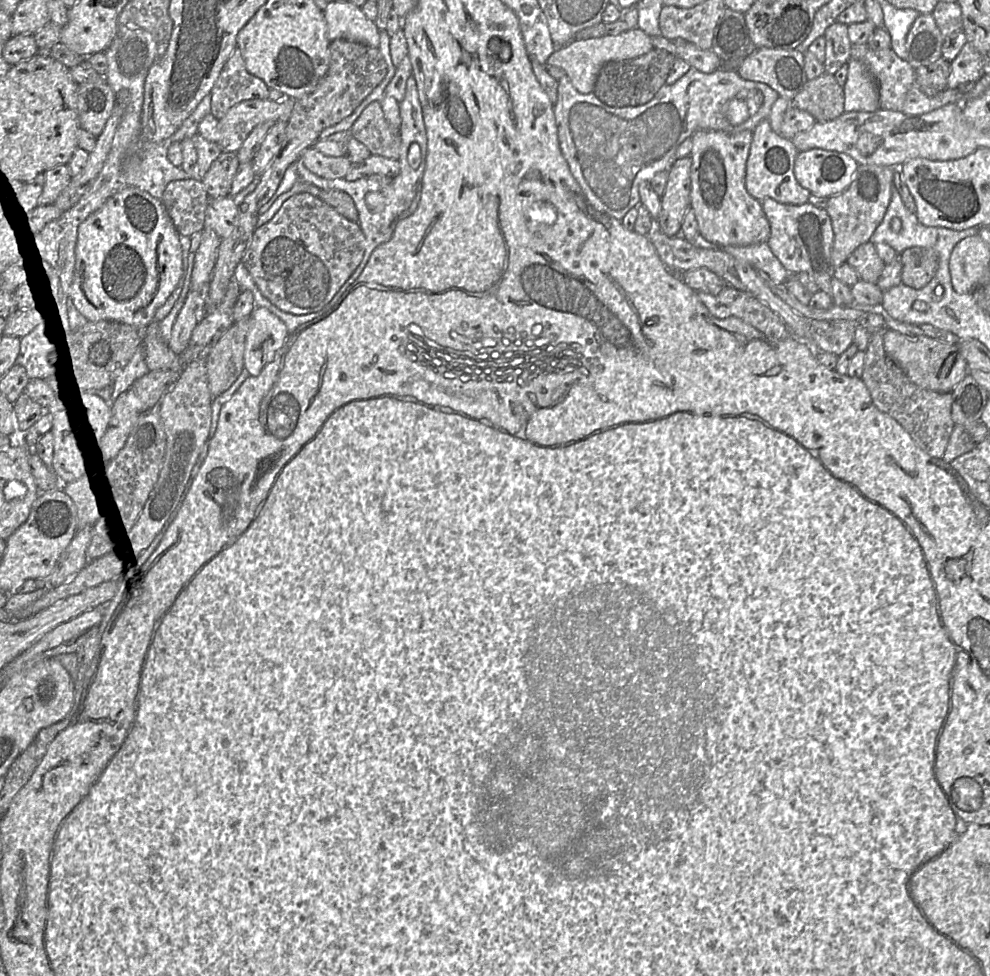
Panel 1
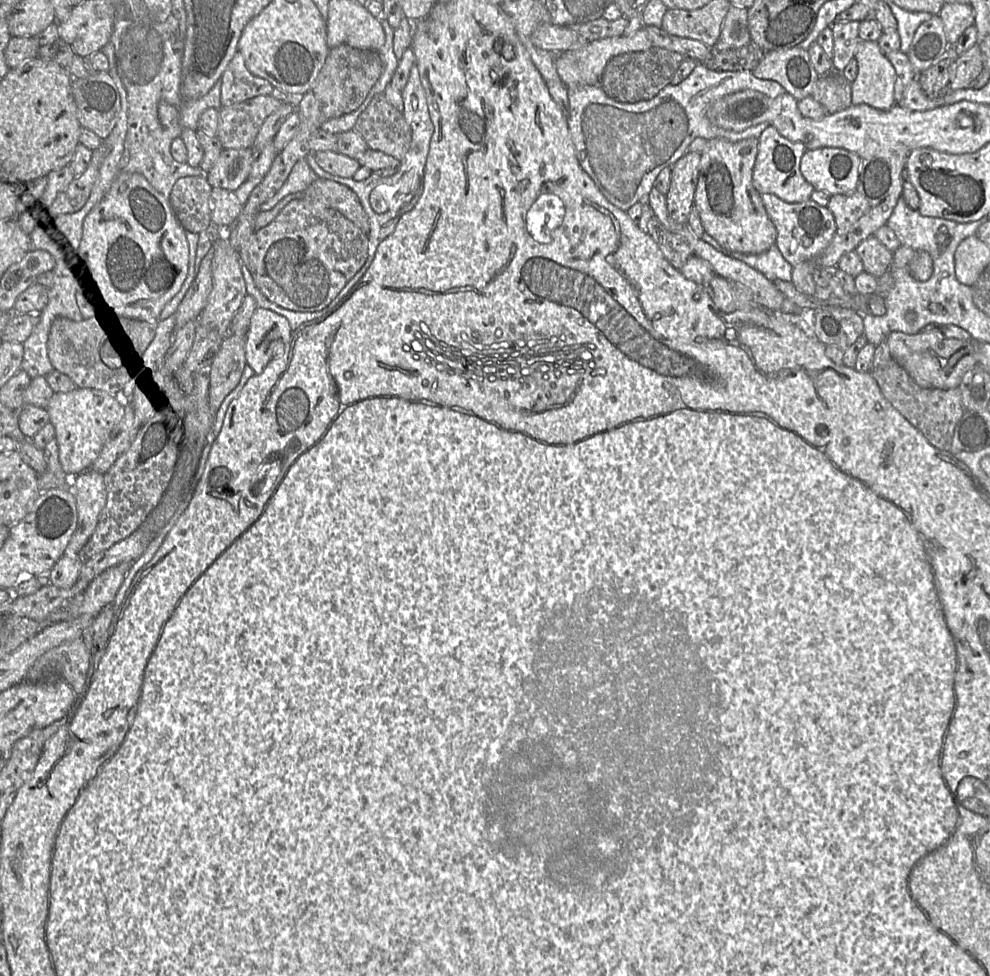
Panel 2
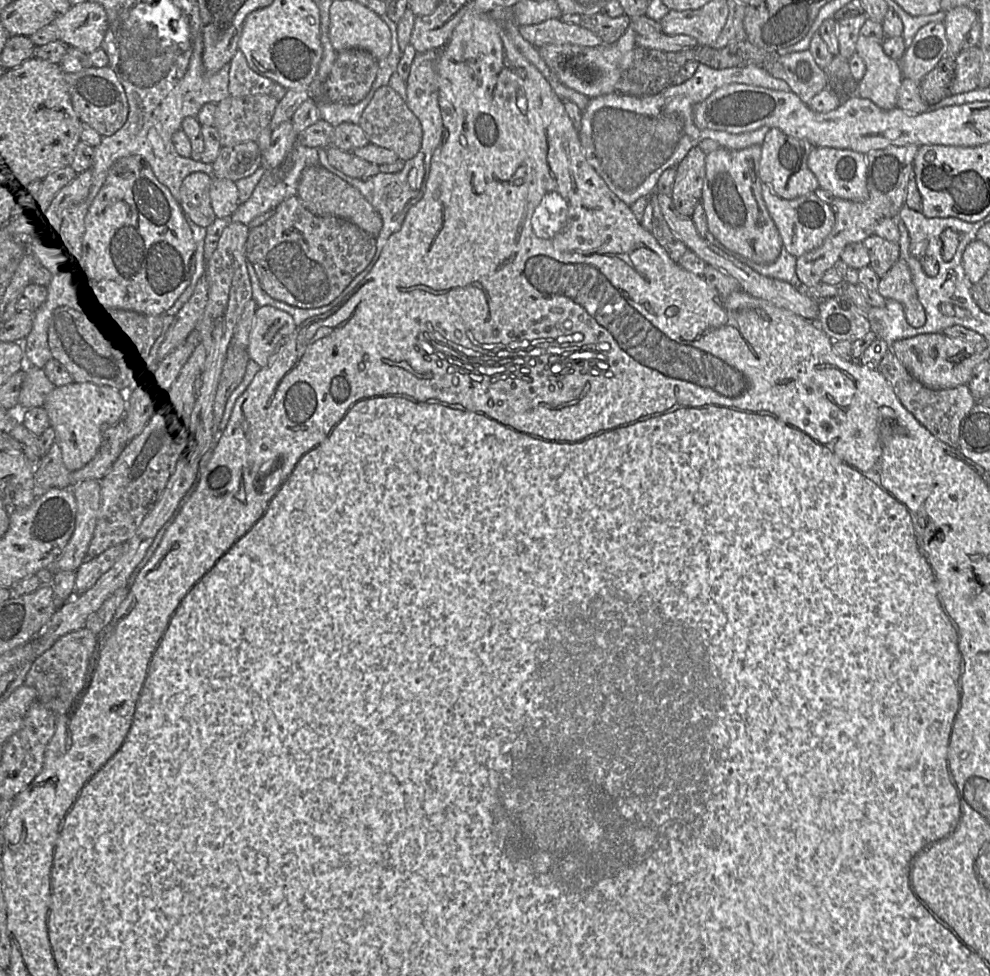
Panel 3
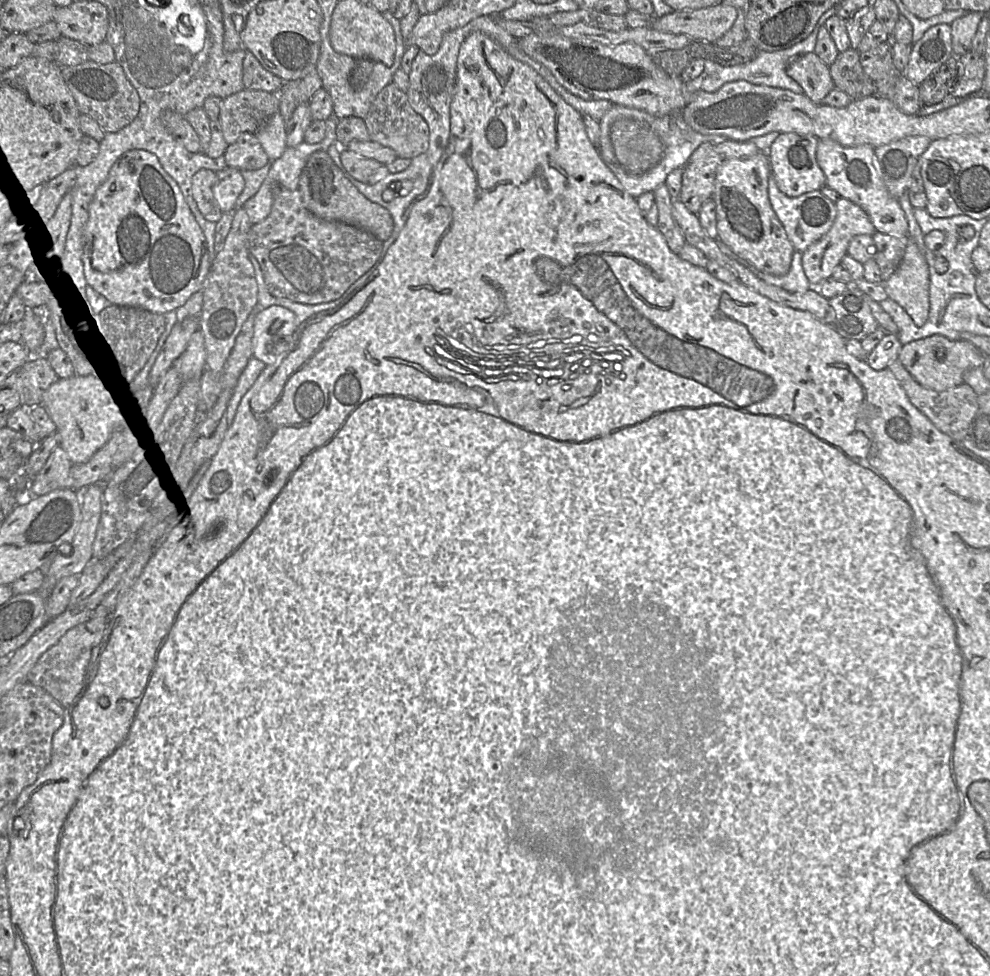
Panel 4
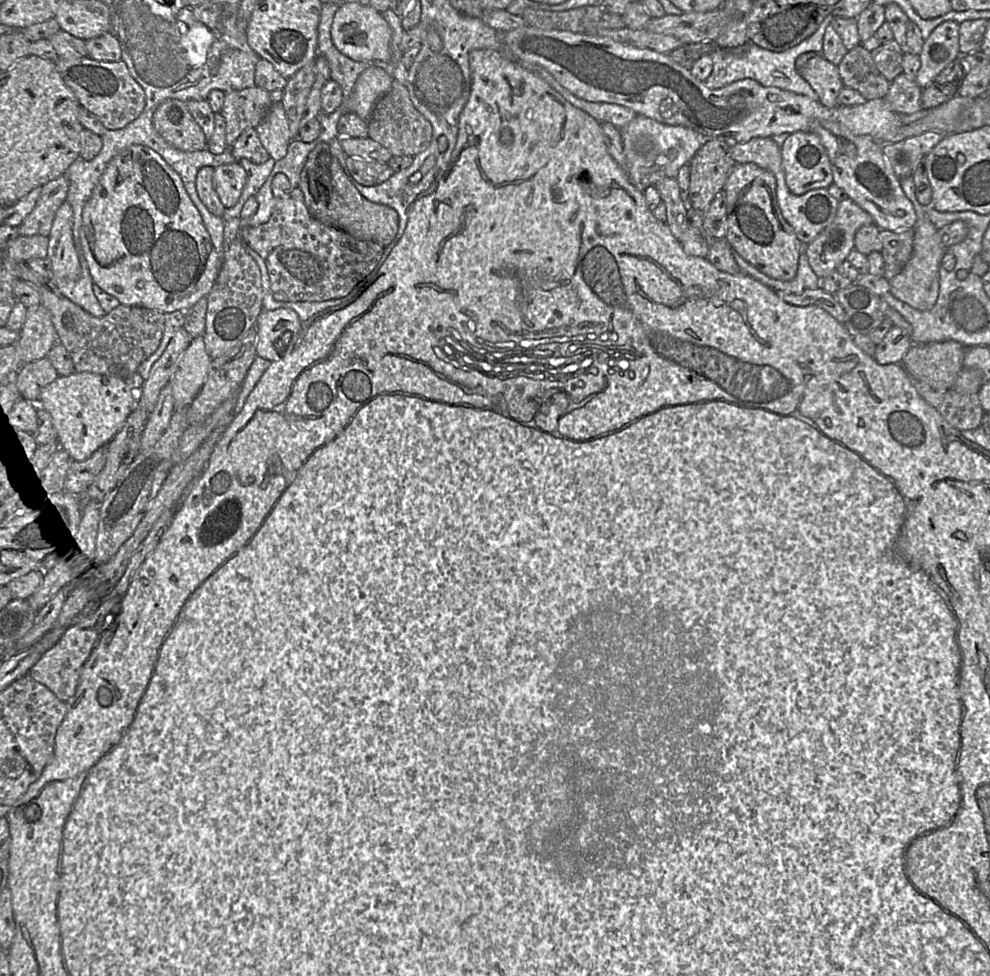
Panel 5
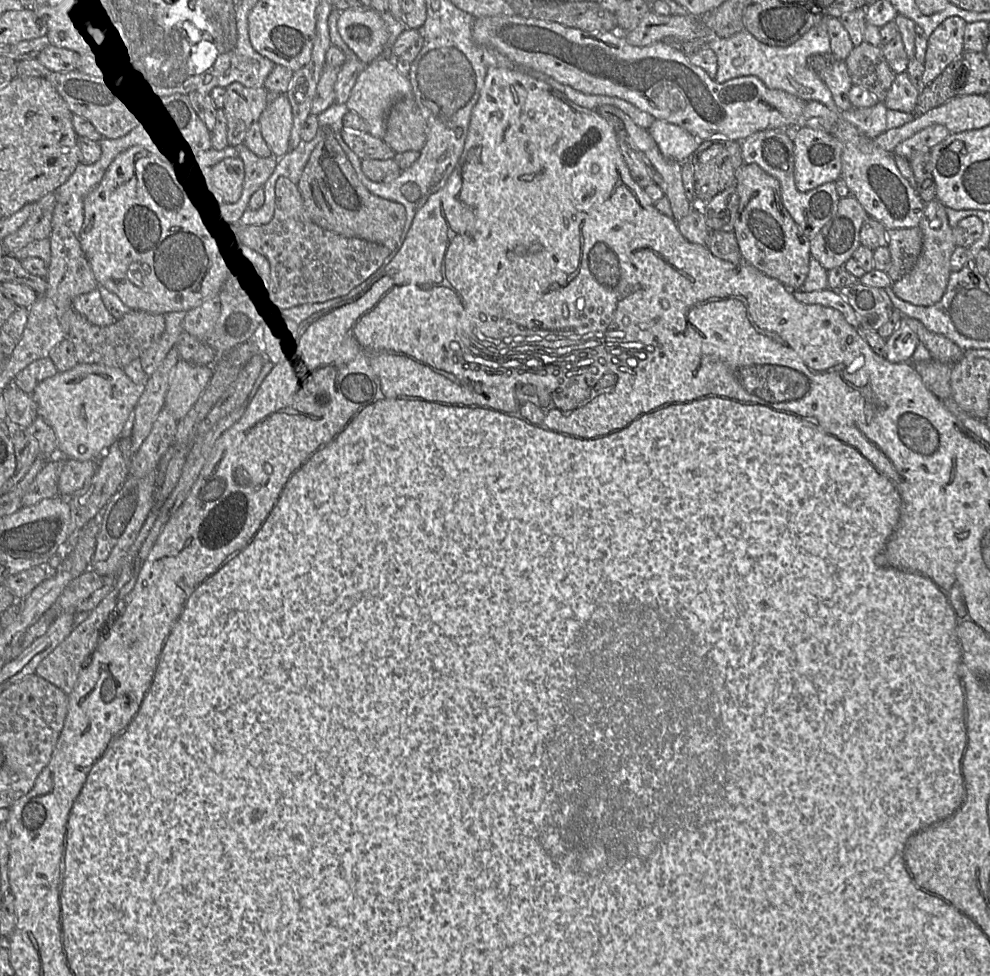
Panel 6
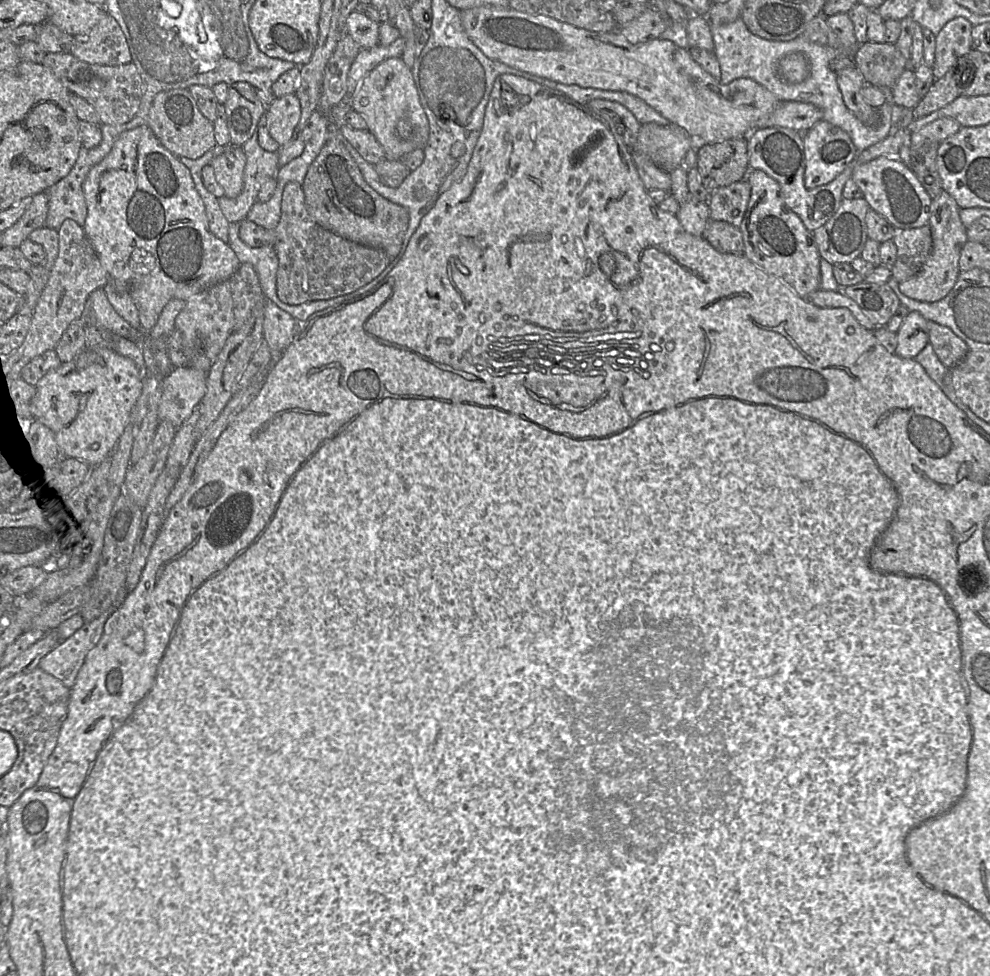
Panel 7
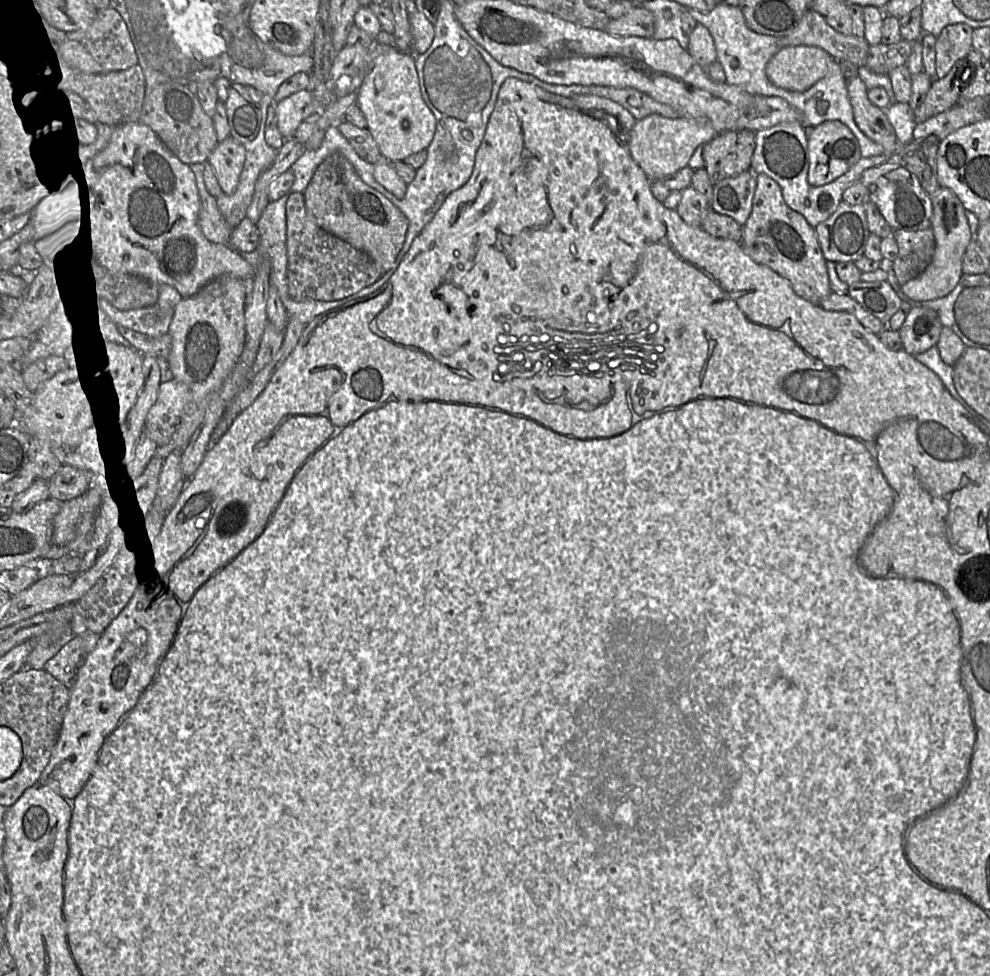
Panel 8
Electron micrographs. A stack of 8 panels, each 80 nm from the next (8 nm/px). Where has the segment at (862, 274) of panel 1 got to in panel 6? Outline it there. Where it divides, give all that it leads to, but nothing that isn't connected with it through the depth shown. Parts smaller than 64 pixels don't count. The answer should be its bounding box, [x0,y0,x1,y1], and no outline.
[886,227,923,282]

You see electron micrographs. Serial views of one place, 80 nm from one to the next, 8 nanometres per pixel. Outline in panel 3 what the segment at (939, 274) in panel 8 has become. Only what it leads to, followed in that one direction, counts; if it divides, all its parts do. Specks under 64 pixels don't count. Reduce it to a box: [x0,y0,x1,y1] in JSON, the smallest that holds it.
[877,258,926,328]

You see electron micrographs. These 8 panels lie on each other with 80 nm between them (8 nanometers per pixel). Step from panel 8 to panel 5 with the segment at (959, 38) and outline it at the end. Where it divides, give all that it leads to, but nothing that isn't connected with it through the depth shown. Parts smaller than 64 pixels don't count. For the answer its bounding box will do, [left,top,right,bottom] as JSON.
[914,21,961,88]

